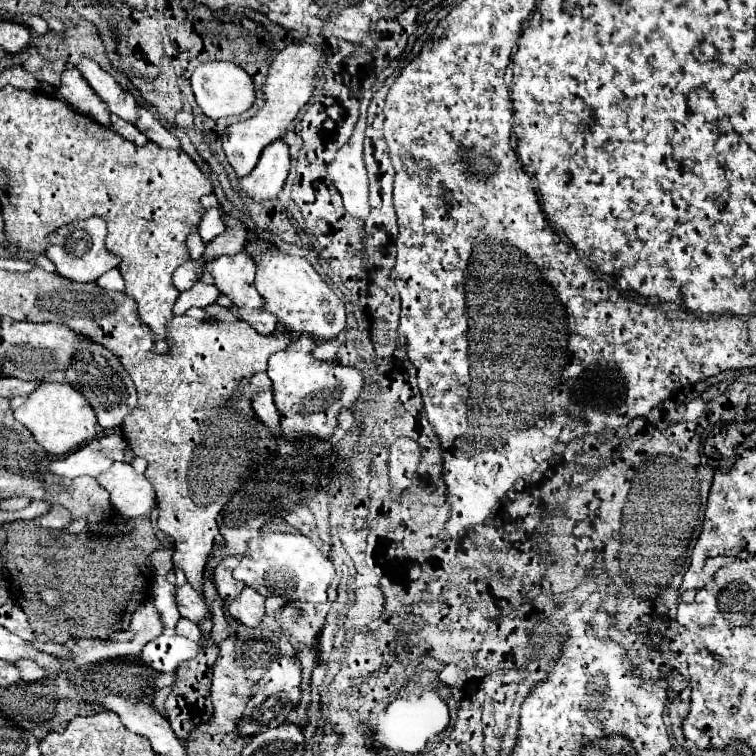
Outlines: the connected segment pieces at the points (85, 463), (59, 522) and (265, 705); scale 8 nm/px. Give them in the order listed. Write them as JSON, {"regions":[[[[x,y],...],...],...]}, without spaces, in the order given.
{"regions":[[[[83,446],[75,452],[69,452],[67,456],[51,462],[51,472],[65,476],[65,478],[77,478],[77,476],[99,476],[101,472],[109,470],[113,464],[111,458],[107,458],[101,450],[91,450],[89,446]]],[[[51,510],[49,514],[45,514],[43,518],[37,518],[37,520],[33,520],[35,524],[43,524],[43,526],[47,526],[47,528],[63,528],[63,526],[67,526],[69,524],[69,520],[67,520],[67,512],[63,512],[63,510]]],[[[295,656],[279,658],[277,662],[273,662],[265,678],[261,678],[253,686],[253,696],[247,704],[245,716],[237,720],[237,728],[241,730],[243,736],[259,734],[259,728],[275,728],[287,720],[289,712],[295,710],[299,700],[301,700],[301,668],[297,664],[297,658]]]]}

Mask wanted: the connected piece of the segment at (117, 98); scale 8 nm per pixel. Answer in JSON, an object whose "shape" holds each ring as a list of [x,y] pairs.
{"shape":[[[85,56],[81,58],[77,68],[113,114],[117,114],[119,118],[123,118],[131,124],[135,124],[139,120],[139,102],[133,98],[133,94],[125,92],[109,72],[101,70],[97,66],[97,62],[93,62],[91,58],[85,58]]]}

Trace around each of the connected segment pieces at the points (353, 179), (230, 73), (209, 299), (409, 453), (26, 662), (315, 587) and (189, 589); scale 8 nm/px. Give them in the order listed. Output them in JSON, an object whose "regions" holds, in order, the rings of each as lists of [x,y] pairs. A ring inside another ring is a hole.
{"regions":[[[[365,92],[361,102],[361,116],[353,130],[349,142],[337,152],[335,160],[329,164],[329,174],[343,196],[347,212],[355,218],[369,216],[369,190],[367,190],[367,170],[363,162],[363,138],[365,138],[365,116],[367,104],[373,92]]],[[[203,62],[195,68],[191,76],[191,88],[199,108],[209,118],[223,118],[223,116],[239,116],[249,110],[255,102],[255,86],[251,76],[233,62]]],[[[197,282],[193,288],[180,293],[173,306],[173,313],[175,316],[179,316],[185,314],[185,310],[189,310],[193,306],[205,308],[205,306],[213,304],[219,294],[221,292],[217,290],[217,286],[207,286],[203,282]]],[[[397,438],[389,448],[391,498],[397,498],[413,480],[421,462],[421,446],[411,438]]],[[[21,658],[13,664],[21,670],[21,680],[41,680],[41,678],[47,676],[47,670],[41,668],[37,662],[29,660],[29,658]]],[[[267,534],[255,538],[243,554],[233,578],[255,588],[263,596],[287,596],[299,602],[327,602],[327,588],[335,578],[331,560],[303,534]]],[[[185,584],[177,590],[177,604],[179,604],[181,616],[197,624],[201,624],[211,614],[203,592],[195,590],[191,584]]]]}

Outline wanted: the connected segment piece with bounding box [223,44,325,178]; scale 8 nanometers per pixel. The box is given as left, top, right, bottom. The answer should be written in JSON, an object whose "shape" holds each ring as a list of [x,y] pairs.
{"shape":[[[289,44],[285,50],[277,54],[275,62],[269,68],[267,84],[263,90],[267,96],[265,106],[253,118],[231,124],[223,140],[223,150],[239,178],[247,176],[255,168],[255,162],[259,162],[259,154],[263,152],[267,142],[273,142],[275,138],[281,138],[285,134],[289,122],[297,116],[301,106],[305,106],[307,100],[311,98],[311,92],[315,90],[317,84],[315,82],[317,68],[323,64],[325,64],[323,50],[311,44]]]}

